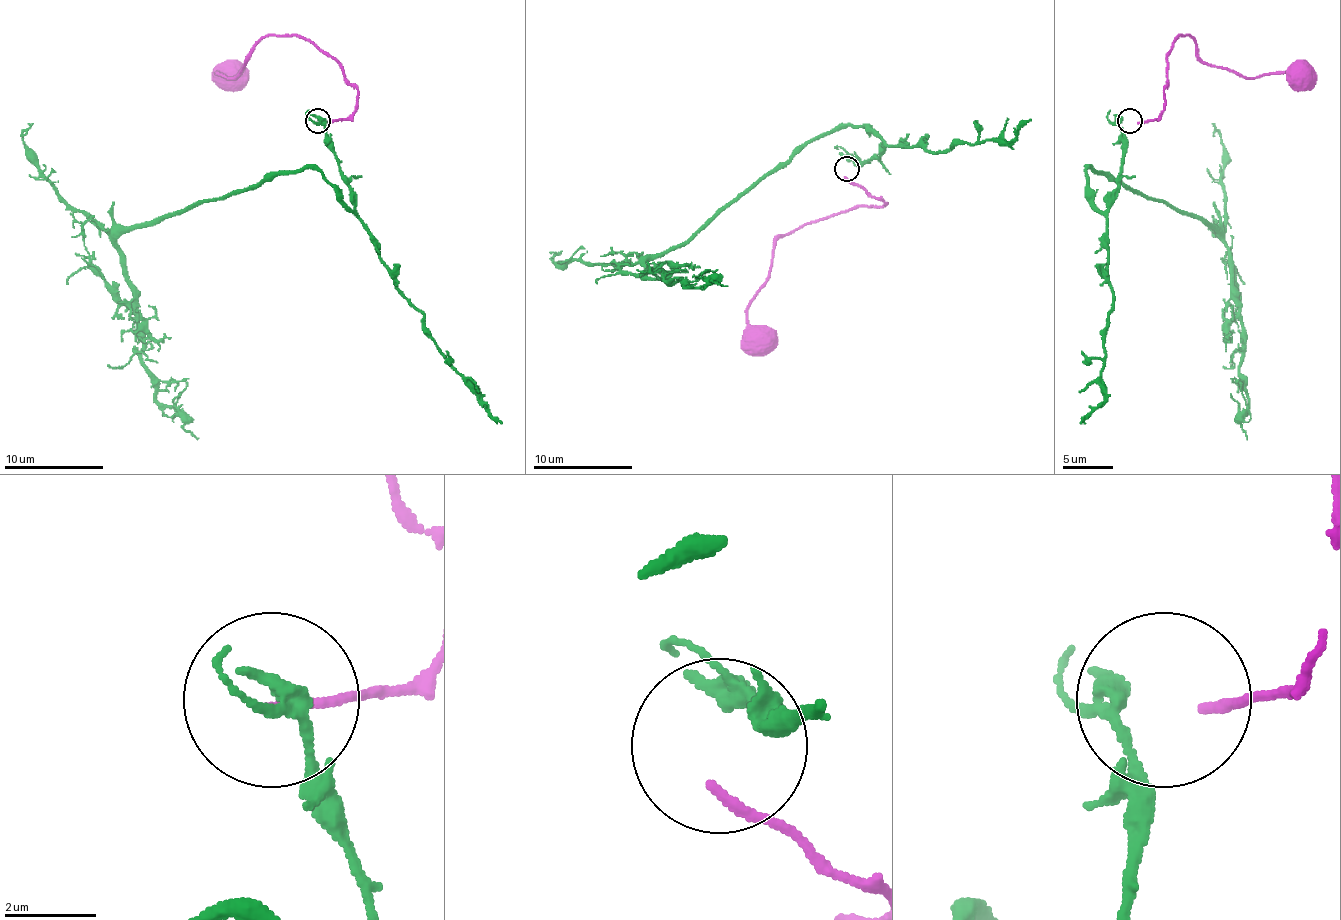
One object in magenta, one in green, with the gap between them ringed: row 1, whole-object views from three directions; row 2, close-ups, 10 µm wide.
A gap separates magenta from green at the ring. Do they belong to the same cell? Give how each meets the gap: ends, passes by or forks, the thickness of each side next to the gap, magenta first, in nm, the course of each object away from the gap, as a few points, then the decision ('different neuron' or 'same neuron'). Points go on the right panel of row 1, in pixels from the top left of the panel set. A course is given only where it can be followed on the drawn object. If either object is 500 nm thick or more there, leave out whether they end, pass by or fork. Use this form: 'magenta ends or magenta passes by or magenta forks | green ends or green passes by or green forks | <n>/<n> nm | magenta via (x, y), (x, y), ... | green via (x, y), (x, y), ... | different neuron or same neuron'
magenta ends | green forks | 240/280 nm | magenta via (1137, 123), (1164, 110), (1166, 56), (1179, 36), (1191, 38), (1206, 63), (1248, 78), (1296, 70), (1316, 80) | green via (1122, 120), (1117, 197), (1102, 210), (1087, 187), (1089, 167), (1109, 172), (1224, 240), (1246, 439) | same neuron

